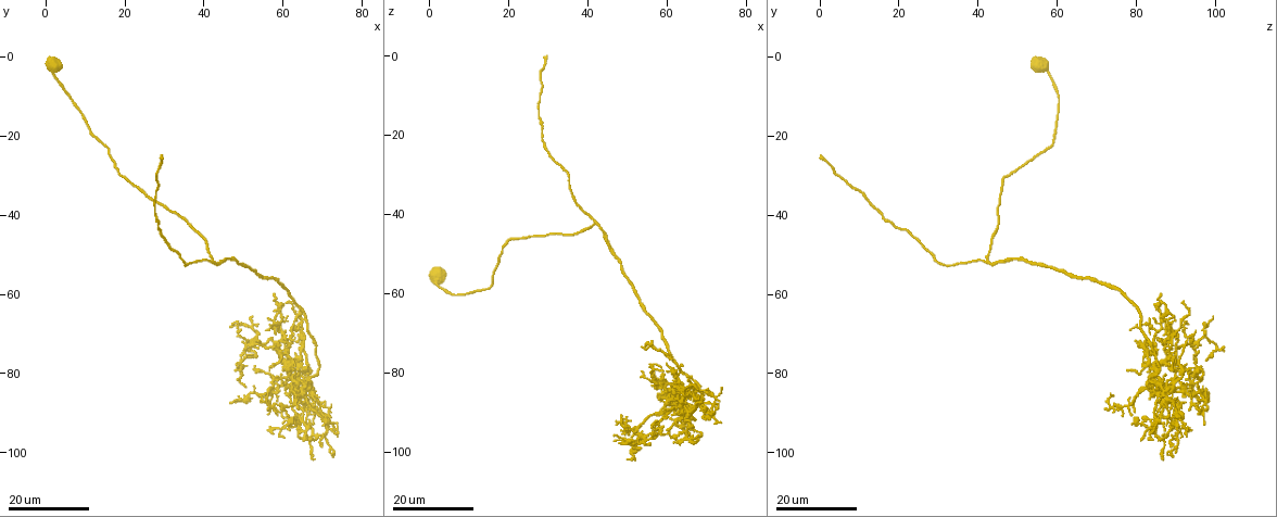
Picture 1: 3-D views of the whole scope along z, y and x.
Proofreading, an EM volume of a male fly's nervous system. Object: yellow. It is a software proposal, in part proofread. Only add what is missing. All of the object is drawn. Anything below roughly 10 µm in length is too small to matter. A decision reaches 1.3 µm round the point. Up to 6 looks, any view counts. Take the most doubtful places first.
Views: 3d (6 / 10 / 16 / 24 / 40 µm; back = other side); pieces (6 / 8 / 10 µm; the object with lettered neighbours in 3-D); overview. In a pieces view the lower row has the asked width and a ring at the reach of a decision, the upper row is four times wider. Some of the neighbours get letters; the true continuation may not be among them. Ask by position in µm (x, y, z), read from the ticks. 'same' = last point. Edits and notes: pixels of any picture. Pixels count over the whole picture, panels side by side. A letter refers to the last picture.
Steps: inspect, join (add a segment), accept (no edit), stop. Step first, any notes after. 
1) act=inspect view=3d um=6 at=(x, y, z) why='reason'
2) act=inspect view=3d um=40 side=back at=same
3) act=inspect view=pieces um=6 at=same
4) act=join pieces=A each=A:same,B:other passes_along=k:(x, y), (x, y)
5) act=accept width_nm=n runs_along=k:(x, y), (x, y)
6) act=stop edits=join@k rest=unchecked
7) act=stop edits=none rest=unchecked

act=inspect view=3d um=24 at=(29.0, 25.5, 1.0) why='long arm stops here'

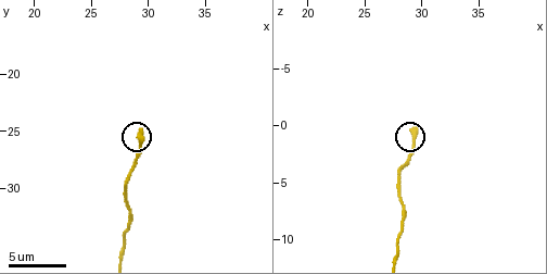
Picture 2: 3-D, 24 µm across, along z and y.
act=inspect view=pieces um=6 at=(29.4, 25.2, 0.2)

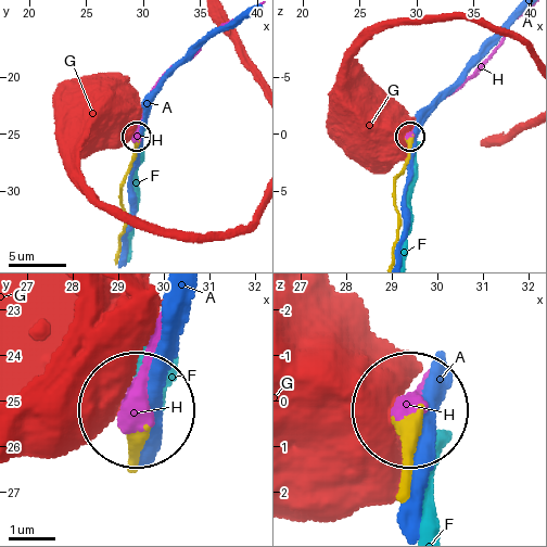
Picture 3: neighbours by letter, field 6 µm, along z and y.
act=join pieces=H each=A:other,F:other,G:other,H:same found='the neuron continues'

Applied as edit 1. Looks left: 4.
act=inspect view=3d um=16 at=(56.5, 89.0, 72.0)

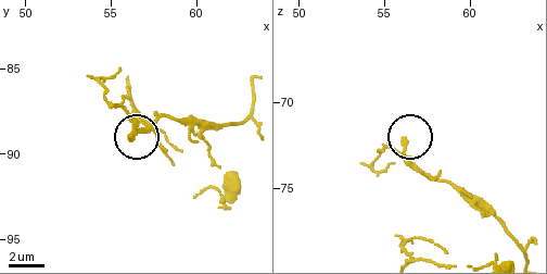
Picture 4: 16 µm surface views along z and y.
act=inspect view=pieces um=8 at=(56.1, 89.0, 72.3) why='see the neighbours'

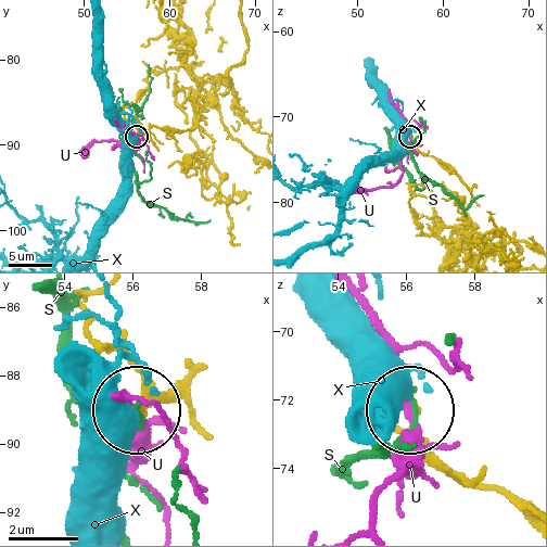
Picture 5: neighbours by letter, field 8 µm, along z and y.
act=accept width_nm=220 each=S:other,U:other,X:other found='none of them fits'

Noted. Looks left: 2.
act=inspect view=3d um=24 at=(63.5, 80.5, 87.0) why='tapers out'

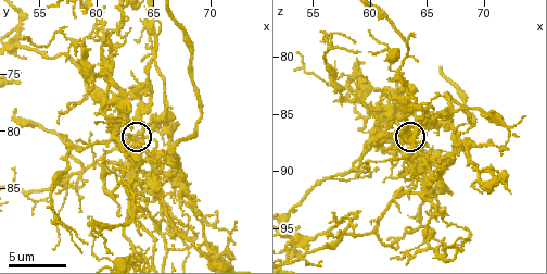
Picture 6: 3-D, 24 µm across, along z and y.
act=inspect view=pieces um=6 at=same

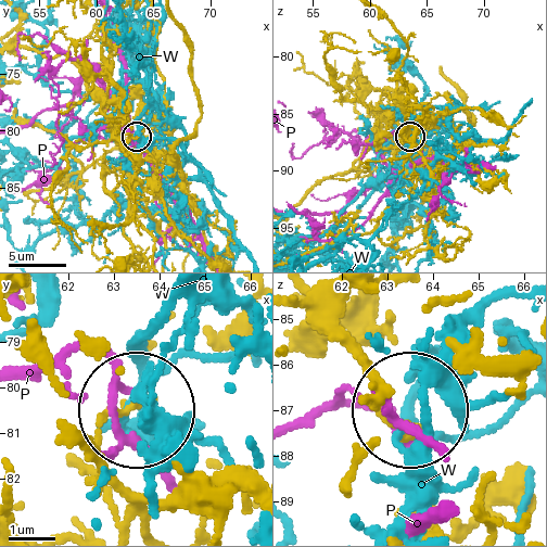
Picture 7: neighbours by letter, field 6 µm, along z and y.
act=accept width_nm=160 each=P:other,W:other found='no lettered segment goes on from it'

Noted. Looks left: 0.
act=stop edits=join@3 rest=unchecked

